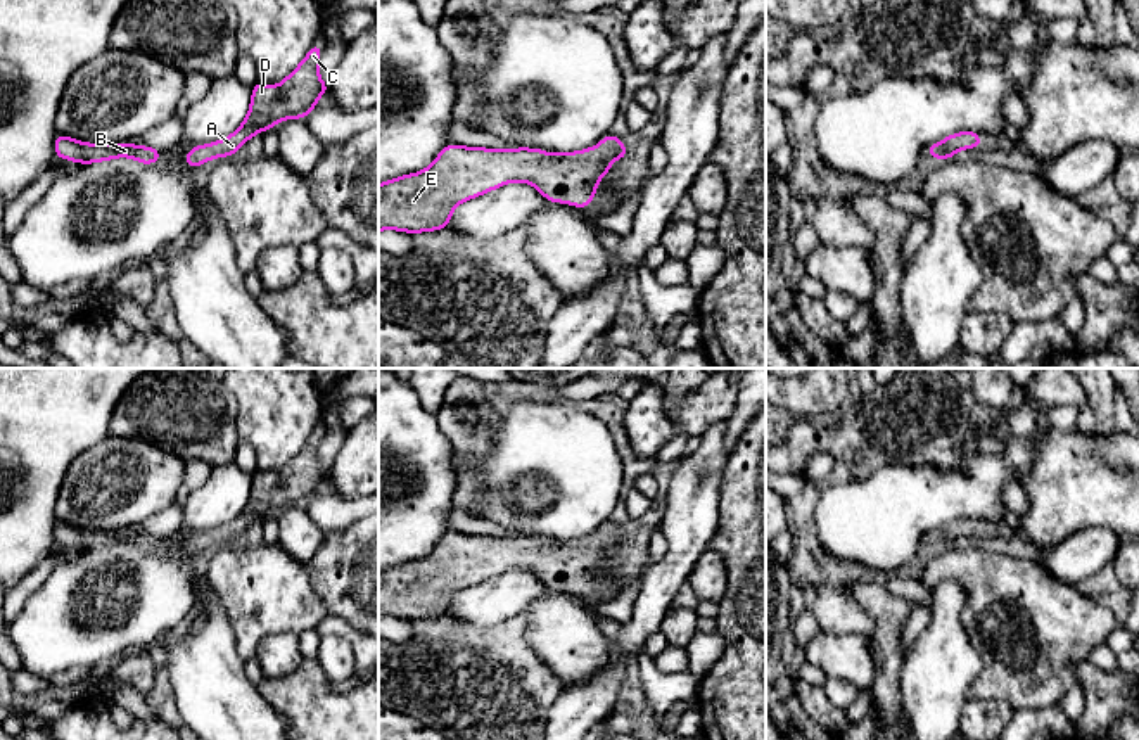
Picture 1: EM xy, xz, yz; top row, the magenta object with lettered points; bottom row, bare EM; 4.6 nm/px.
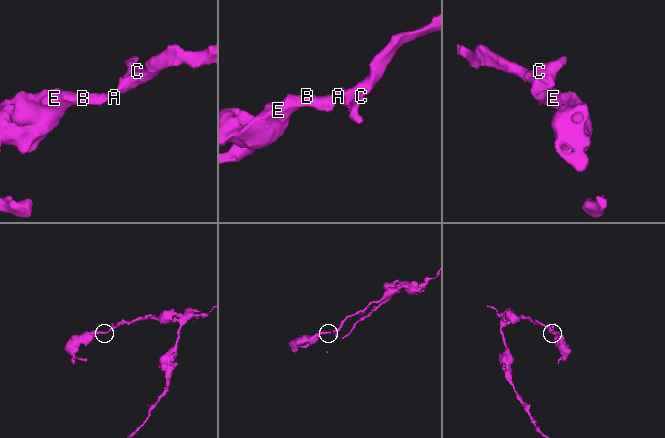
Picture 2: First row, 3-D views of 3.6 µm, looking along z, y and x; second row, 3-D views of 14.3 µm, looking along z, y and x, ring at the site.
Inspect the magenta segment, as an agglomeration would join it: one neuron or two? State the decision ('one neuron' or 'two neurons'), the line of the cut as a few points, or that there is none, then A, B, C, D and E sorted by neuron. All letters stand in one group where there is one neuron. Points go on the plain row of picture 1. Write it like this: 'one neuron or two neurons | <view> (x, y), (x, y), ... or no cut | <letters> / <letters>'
one neuron | no cut | A B C D E

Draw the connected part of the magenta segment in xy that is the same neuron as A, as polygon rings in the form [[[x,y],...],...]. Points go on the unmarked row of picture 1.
[[[316,429],[304,448],[278,472],[252,472],[249,501],[235,520],[216,531],[197,533],[188,536],[185,550],[190,557],[199,555],[209,546],[226,545],[256,520],[277,514],[285,507],[304,507],[315,498],[316,488],[330,479],[330,470],[323,472],[318,460],[318,446],[323,441],[321,431]]]

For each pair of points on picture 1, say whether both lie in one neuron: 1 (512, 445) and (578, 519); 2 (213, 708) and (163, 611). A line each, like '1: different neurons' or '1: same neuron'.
1: same neuron
2: different neurons

